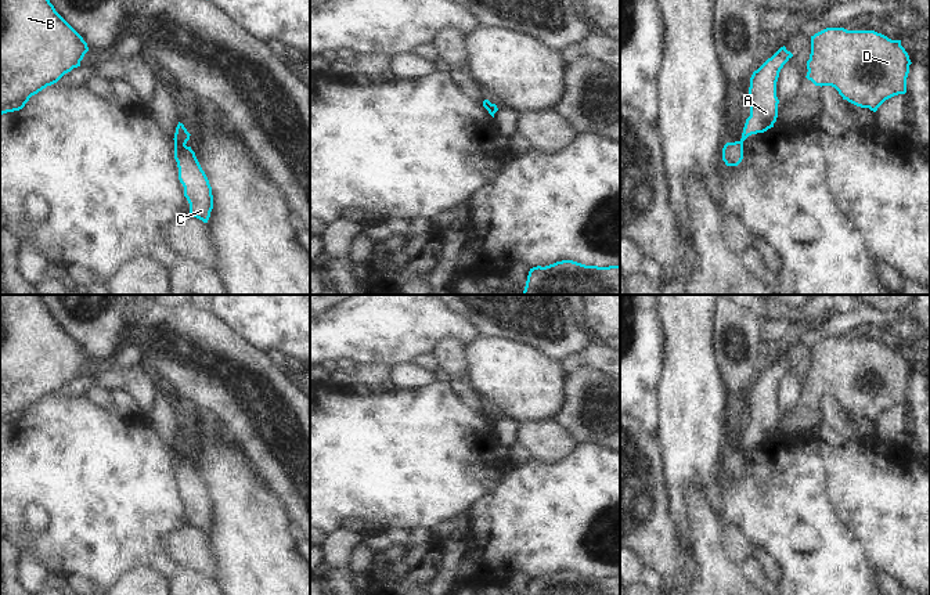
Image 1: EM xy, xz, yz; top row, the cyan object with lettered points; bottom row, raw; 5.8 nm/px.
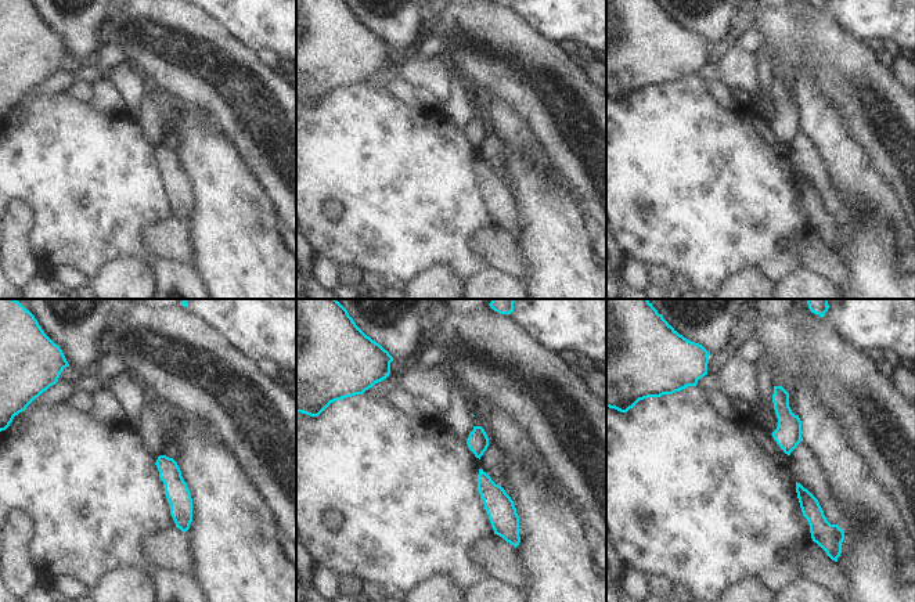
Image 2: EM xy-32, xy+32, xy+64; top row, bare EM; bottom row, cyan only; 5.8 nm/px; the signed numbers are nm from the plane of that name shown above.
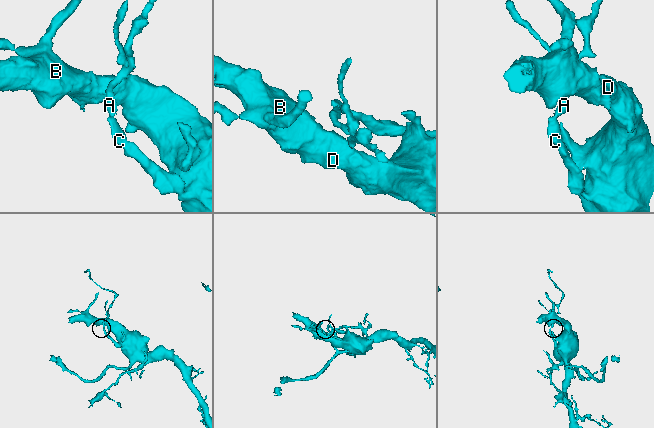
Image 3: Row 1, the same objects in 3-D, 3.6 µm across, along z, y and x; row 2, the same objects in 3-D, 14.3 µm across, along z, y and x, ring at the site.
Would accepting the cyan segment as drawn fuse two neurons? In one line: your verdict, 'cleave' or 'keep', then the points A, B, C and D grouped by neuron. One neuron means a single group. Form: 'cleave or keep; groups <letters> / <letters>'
cleave; groups A / B C D

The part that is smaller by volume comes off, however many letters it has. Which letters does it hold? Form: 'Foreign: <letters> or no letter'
Foreign: A

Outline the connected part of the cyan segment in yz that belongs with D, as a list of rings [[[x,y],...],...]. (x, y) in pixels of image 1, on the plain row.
[[[826,338],[811,346],[805,387],[815,396],[832,396],[843,410],[876,422],[886,410],[906,403],[911,374],[901,350],[891,350],[875,340]]]

